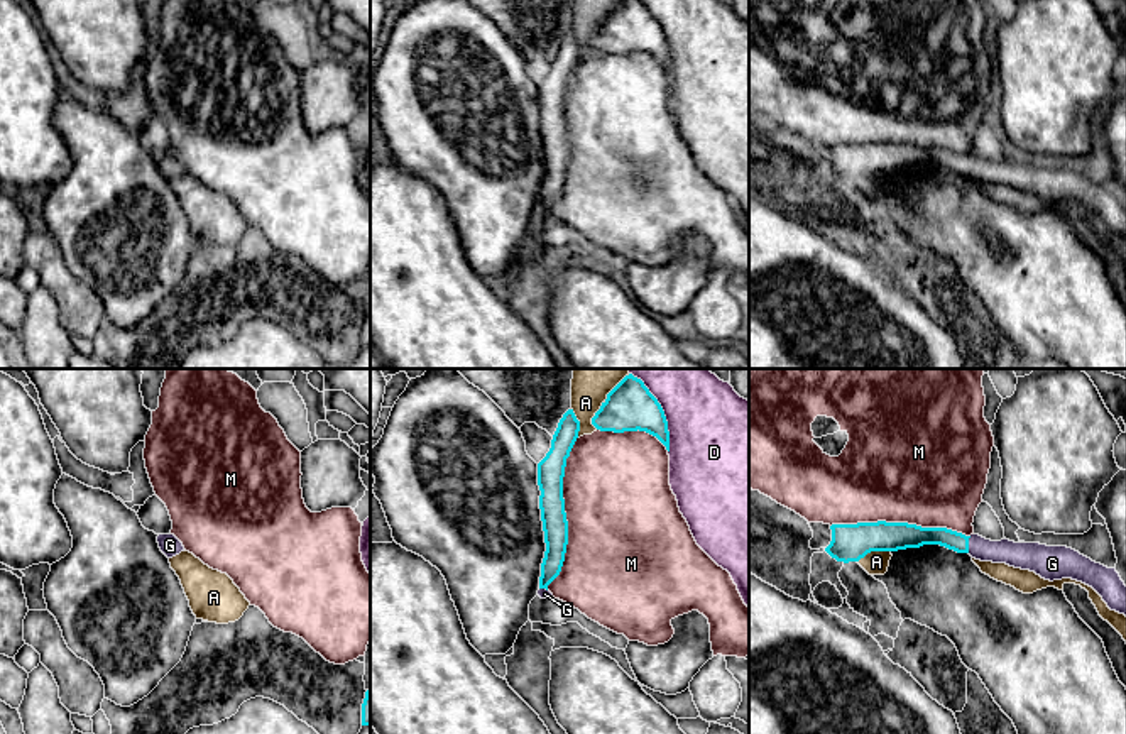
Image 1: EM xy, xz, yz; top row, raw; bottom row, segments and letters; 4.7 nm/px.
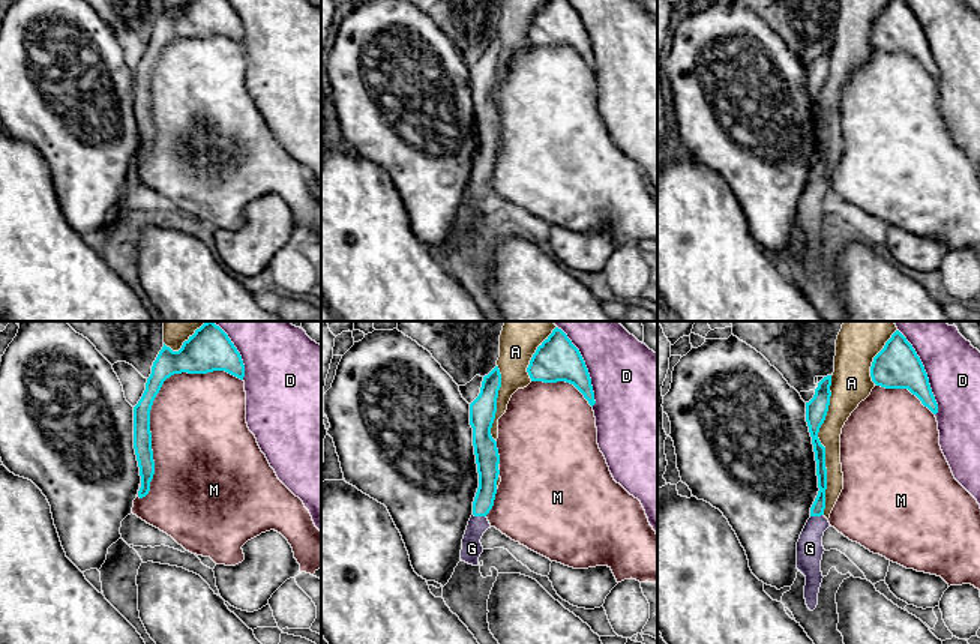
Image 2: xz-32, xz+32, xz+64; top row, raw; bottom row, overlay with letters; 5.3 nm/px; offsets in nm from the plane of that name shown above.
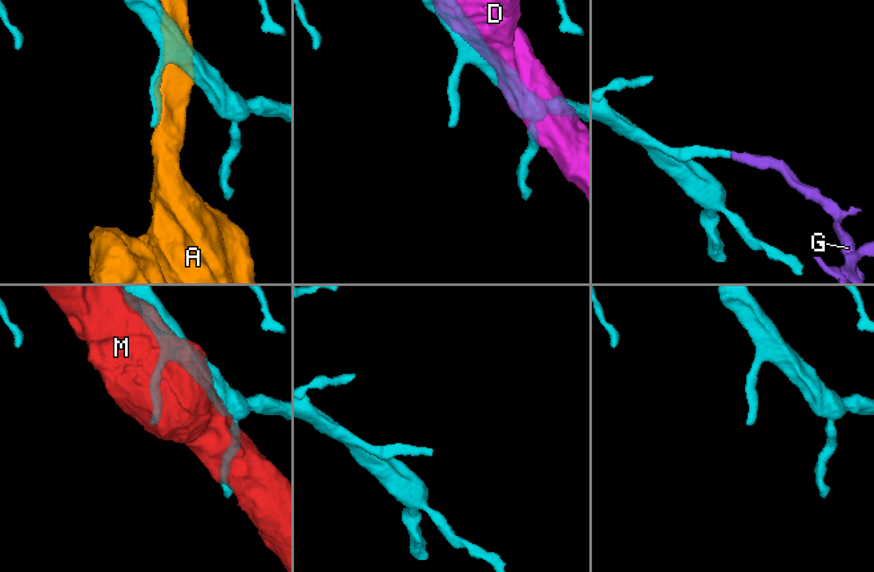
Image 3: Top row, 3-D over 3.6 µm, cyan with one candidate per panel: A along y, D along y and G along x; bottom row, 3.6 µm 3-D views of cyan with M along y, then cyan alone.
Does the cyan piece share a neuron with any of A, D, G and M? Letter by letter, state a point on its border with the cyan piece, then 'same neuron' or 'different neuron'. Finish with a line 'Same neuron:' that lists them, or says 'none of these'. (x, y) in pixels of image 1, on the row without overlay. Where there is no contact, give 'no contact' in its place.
A: xz (602, 26) | different neuron
D: xz (665, 38) | different neuron
G: yz (967, 166) | same neuron
M: xz (565, 134) | different neuron
Same neuron: G

